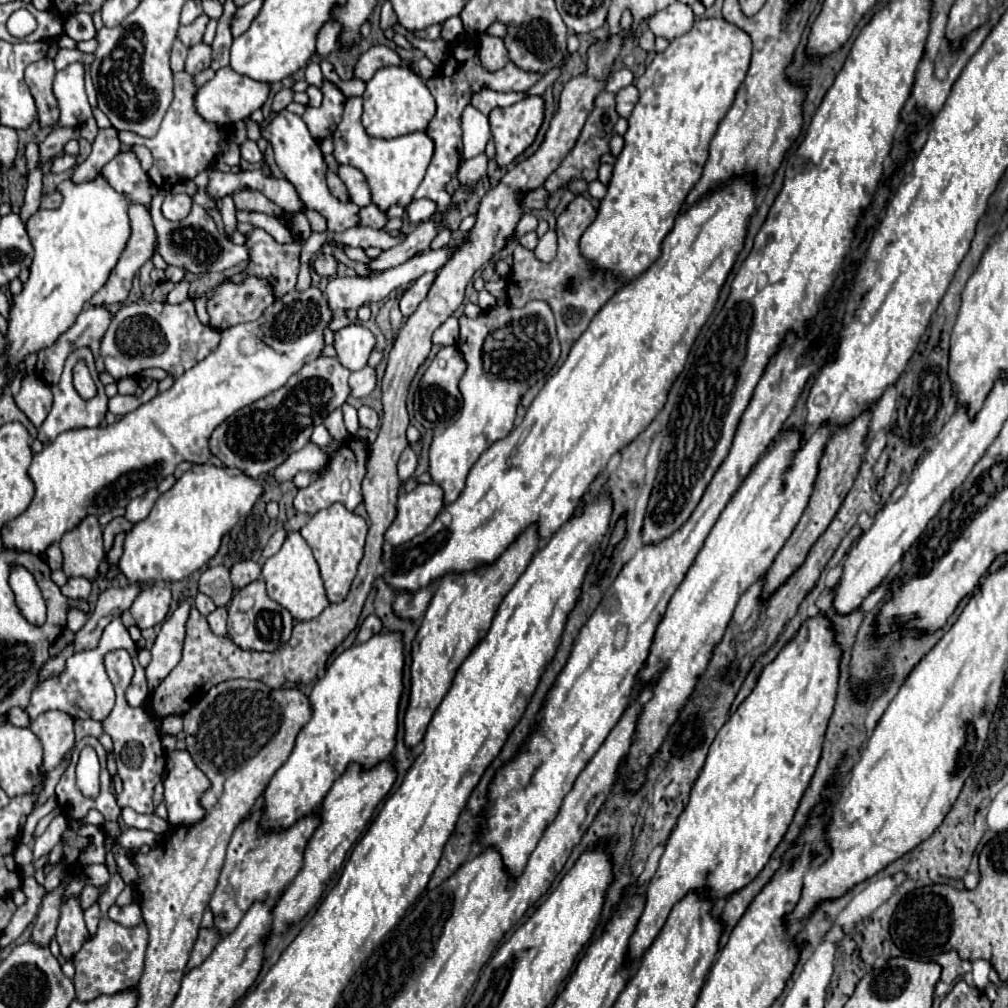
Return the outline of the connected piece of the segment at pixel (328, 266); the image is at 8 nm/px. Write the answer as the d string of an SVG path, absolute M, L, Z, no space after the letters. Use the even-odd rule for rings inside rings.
M317 253L315 261L313 261L313 269L321 277L333 277L337 273L337 261L333 259L331 253Z

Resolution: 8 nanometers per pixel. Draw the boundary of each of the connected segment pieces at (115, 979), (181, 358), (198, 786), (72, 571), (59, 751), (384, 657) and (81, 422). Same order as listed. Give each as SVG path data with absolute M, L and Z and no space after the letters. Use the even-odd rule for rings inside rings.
M103 917L99 921L99 929L95 937L89 937L85 945L79 949L79 953L73 955L73 965L75 965L75 991L79 1001L91 1001L97 995L111 995L117 991L125 991L133 985L139 983L141 969L143 969L143 959L145 959L145 949L147 949L147 927L137 925L137 927L123 927L109 917Z
M193 297L179 305L139 299L135 303L123 305L111 319L111 325L101 341L101 357L105 359L107 371L115 379L135 377L147 367L161 367L171 377L179 377L203 361L217 345L219 331L205 327L199 321Z
M175 749L167 755L163 785L171 825L195 825L203 819L199 797L211 787L211 781L207 781L205 773L191 761L187 749Z
M87 517L81 525L63 535L59 541L63 551L63 571L67 577L83 577L95 581L99 565L105 559L103 529L97 517Z
M45 711L33 723L31 731L39 737L43 745L43 773L47 775L55 769L63 755L75 745L73 739L73 717L63 711Z
M381 631L333 659L309 695L313 703L311 721L301 729L293 753L265 789L267 811L261 823L263 829L289 827L315 811L351 761L371 767L391 755L399 729L399 701L405 689L403 667L401 631Z
M79 347L79 349L75 349L75 351L67 357L63 375L61 375L59 383L53 387L53 397L55 397L53 407L51 407L51 411L49 411L49 415L47 415L47 419L45 419L45 423L39 427L39 435L37 435L37 439L39 439L43 445L49 445L51 441L55 441L55 437L61 435L63 431L81 429L81 427L103 427L103 425L105 425L107 395L105 395L105 385L99 381L99 373L97 373L97 369L95 369L95 361L93 361L91 349ZM77 359L85 359L85 361L87 361L87 365L89 365L89 369L91 369L91 375L93 375L93 379L95 379L95 383L97 383L97 387L99 387L99 393L97 393L93 399L89 399L89 401L83 401L83 399L77 395L77 391L73 389L71 367L77 363Z

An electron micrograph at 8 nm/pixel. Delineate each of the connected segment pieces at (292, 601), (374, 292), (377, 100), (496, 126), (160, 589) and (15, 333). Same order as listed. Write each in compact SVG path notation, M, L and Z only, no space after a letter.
M297 531L287 535L287 541L283 543L281 551L265 561L263 579L267 583L267 595L279 605L283 605L297 621L315 619L329 605L325 585L319 573L319 565L311 553L311 547Z
M455 247L437 249L437 251L425 251L425 253L421 253L421 255L411 257L411 259L409 259L407 263L403 263L403 265L397 265L397 267L393 267L393 269L383 271L379 277L373 277L373 279L363 279L363 277L335 277L335 279L329 281L329 285L327 285L327 289L325 289L325 295L327 295L327 299L329 299L329 307L331 307L333 311L341 311L341 309L347 311L347 309L359 309L361 305L371 303L371 301L381 301L381 299L385 299L393 289L397 289L397 287L401 287L401 285L407 285L409 281L415 281L415 279L421 277L423 273L427 273L427 271L439 271L439 269L445 265L445 261L449 259L449 255L451 255L453 249L455 249Z
M391 65L379 69L369 81L363 93L363 127L371 137L391 139L413 131L425 131L435 115L435 97L427 89L419 73L409 67Z
M539 95L525 97L505 109L493 109L489 113L489 123L497 145L497 163L509 165L515 157L519 157L535 141L543 119L545 99Z
M159 583L155 585L147 585L135 599L133 607L131 607L131 615L137 621L139 629L147 629L153 627L157 623L163 623L169 607L171 607L171 589Z
M103 175L83 183L63 181L57 191L63 195L63 205L53 211L39 209L27 221L35 257L29 281L23 285L21 295L13 297L11 305L7 337L7 357L11 365L23 361L29 353L49 347L75 323L87 299L107 283L131 237L127 213L131 201L111 189L111 185L103 181Z

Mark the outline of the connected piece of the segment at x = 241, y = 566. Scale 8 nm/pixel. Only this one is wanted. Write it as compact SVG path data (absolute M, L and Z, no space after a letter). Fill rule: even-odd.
M239 561L231 567L231 583L239 591L261 577L261 567L255 561Z

